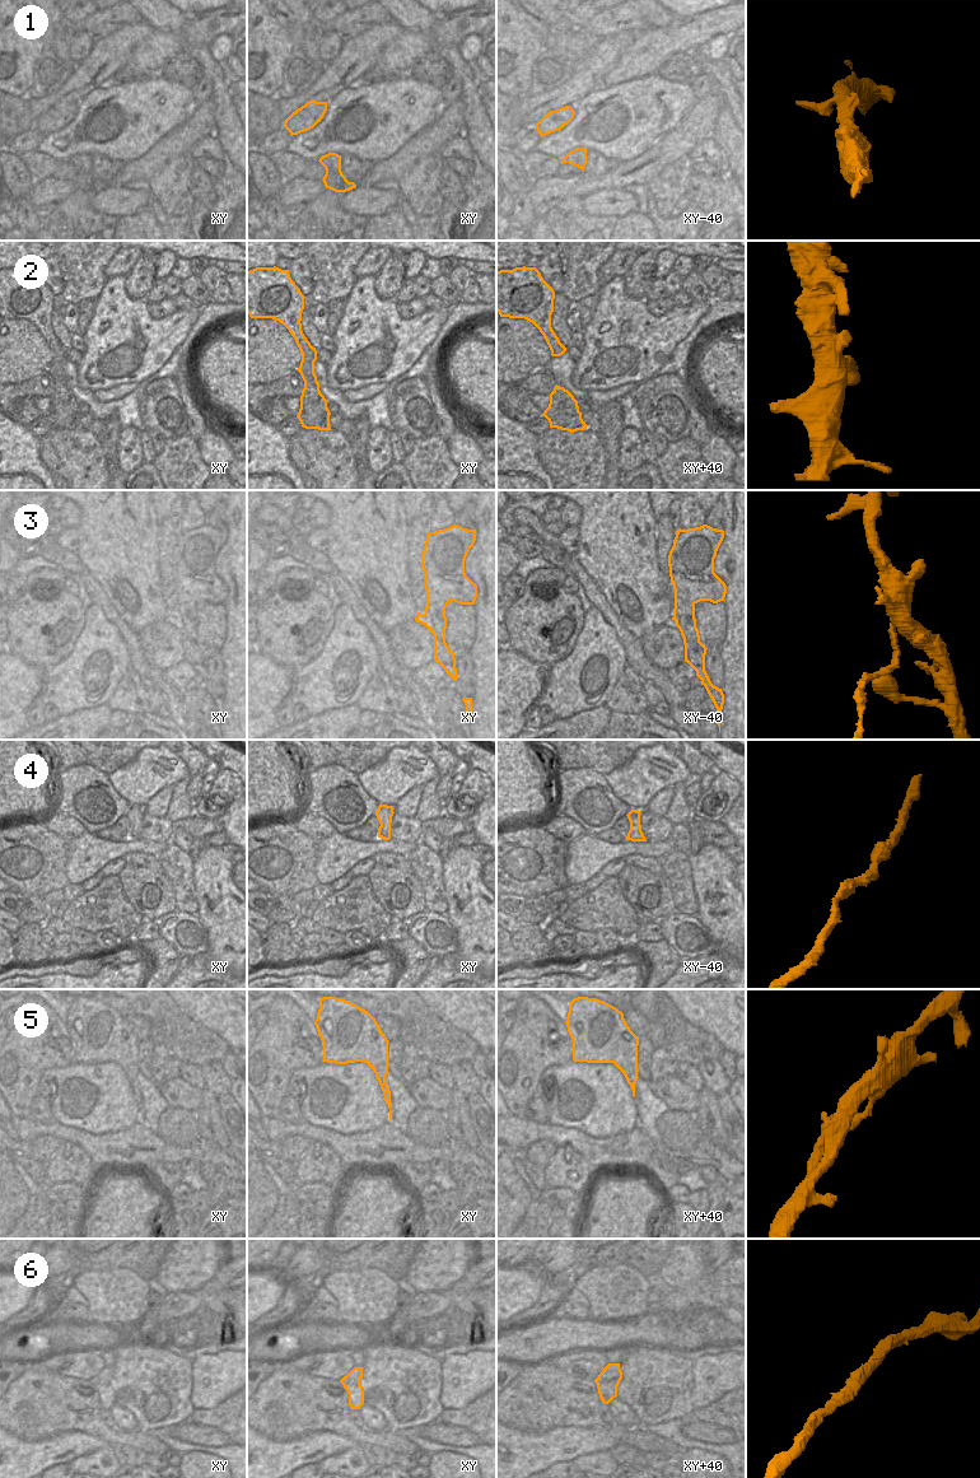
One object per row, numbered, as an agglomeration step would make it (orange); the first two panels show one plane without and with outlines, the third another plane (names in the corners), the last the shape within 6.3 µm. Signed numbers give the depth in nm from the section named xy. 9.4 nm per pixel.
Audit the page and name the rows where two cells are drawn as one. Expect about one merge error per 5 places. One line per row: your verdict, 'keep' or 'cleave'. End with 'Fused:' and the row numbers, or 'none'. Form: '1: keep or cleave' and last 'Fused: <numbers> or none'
1: keep
2: keep
3: cleave
4: keep
5: keep
6: keep
Fused: 3

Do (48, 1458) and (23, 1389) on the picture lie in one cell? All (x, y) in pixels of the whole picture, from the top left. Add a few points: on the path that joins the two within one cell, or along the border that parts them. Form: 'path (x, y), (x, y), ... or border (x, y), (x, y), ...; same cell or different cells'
border (70, 1430), (37, 1440), (22, 1440), (13, 1435); different cells

